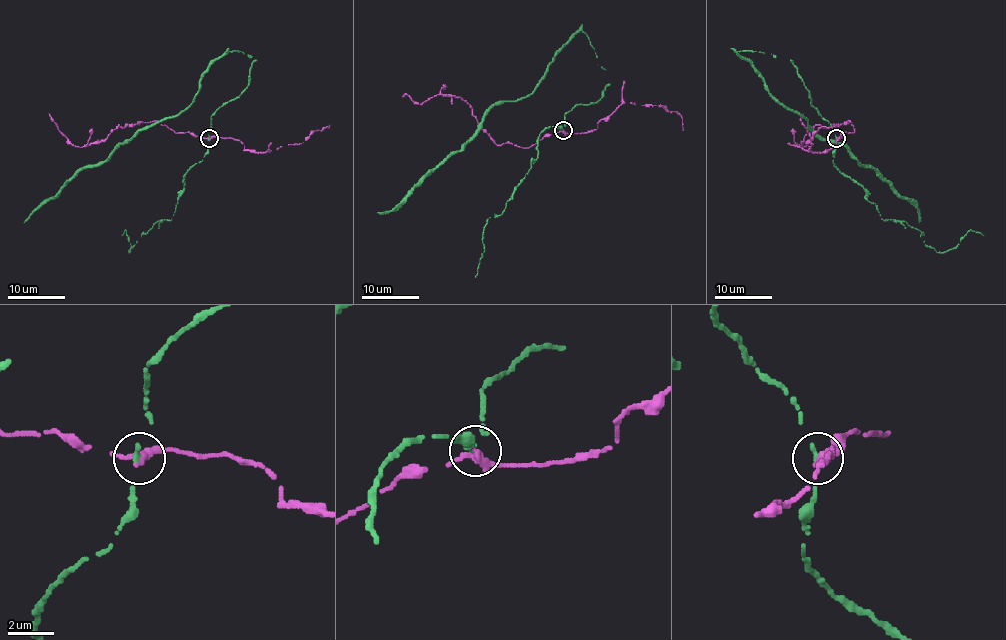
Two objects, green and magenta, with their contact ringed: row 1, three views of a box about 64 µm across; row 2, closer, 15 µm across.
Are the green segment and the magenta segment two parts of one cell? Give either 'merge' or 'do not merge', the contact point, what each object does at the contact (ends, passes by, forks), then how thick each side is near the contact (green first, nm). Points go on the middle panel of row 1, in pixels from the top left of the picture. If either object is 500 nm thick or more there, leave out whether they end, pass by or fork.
do not merge; place (563, 130); green ends; magenta passes by; calibres 240 and 320 nm

